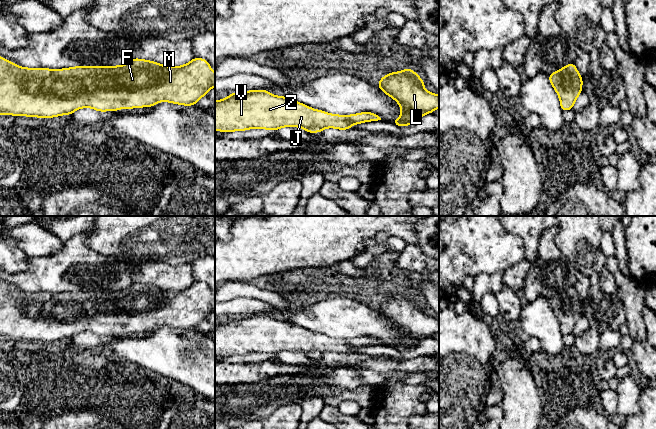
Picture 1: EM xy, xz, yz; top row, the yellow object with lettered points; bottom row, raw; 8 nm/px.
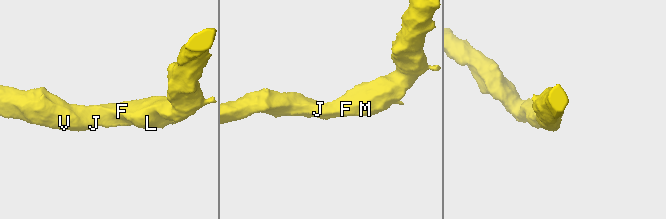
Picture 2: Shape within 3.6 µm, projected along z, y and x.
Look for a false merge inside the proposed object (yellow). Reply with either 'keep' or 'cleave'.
keep

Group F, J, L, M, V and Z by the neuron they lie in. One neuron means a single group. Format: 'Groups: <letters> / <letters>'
Groups: F J L M V Z

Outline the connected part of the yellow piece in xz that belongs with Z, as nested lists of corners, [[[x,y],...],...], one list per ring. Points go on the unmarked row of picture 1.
[[[267,314],[230,317],[227,322],[215,325],[215,354],[224,357],[253,352],[276,355],[282,351],[301,351],[317,357],[325,352],[347,354],[355,348],[378,344],[381,342],[371,336],[329,338]]]

